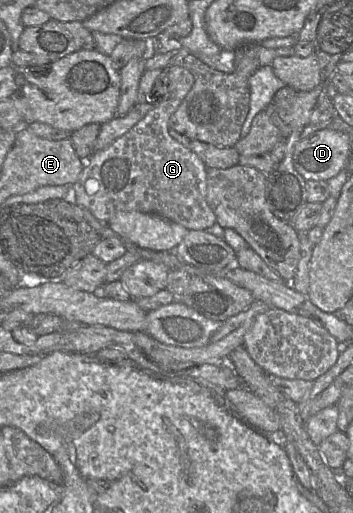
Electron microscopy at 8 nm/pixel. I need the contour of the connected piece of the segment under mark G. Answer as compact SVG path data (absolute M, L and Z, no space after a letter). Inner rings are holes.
M177 67L166 77L166 94L135 126L108 147L94 151L84 162L79 179L72 184L72 201L88 209L98 220L108 222L120 211L140 211L159 215L188 230L206 230L217 223L215 213L207 203L207 167L199 156L169 134L169 119L194 85L193 75Z

